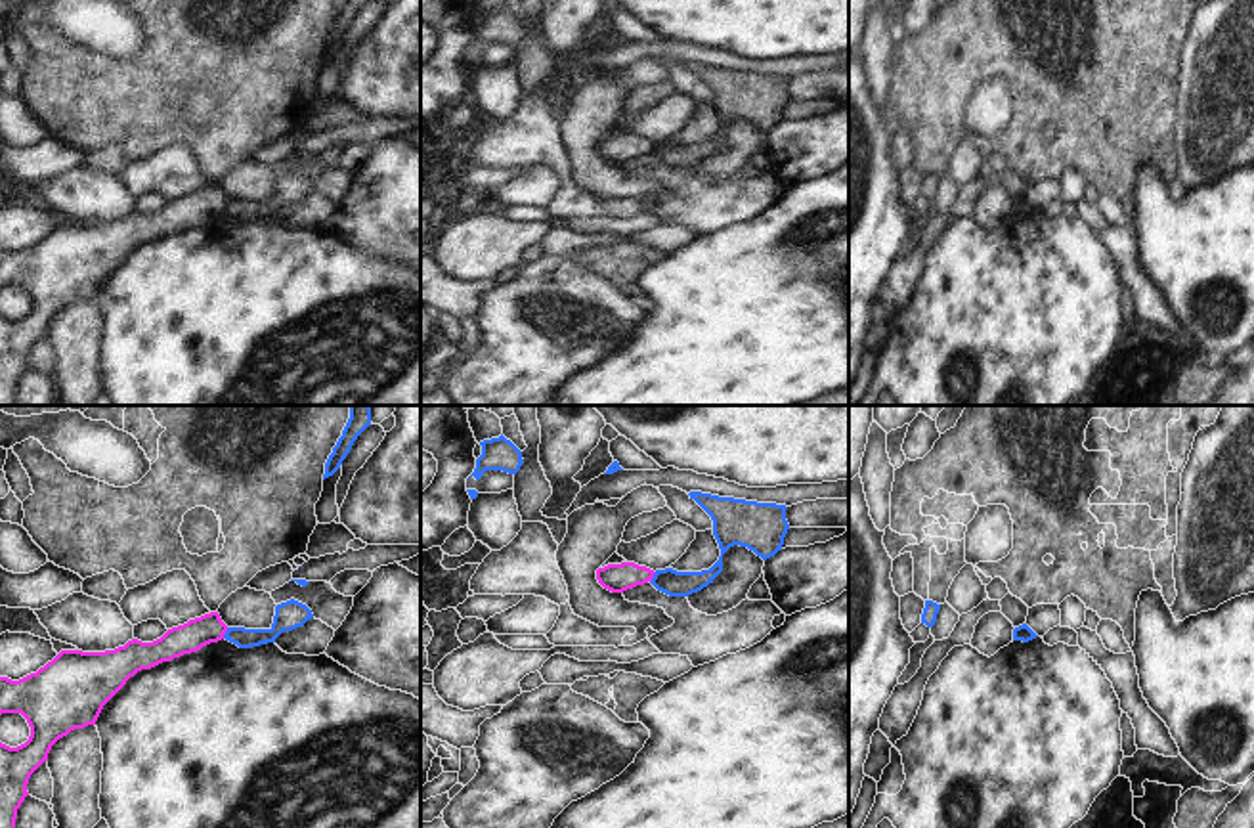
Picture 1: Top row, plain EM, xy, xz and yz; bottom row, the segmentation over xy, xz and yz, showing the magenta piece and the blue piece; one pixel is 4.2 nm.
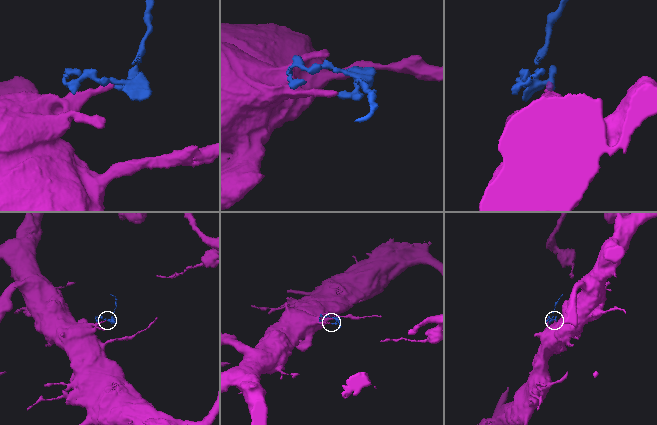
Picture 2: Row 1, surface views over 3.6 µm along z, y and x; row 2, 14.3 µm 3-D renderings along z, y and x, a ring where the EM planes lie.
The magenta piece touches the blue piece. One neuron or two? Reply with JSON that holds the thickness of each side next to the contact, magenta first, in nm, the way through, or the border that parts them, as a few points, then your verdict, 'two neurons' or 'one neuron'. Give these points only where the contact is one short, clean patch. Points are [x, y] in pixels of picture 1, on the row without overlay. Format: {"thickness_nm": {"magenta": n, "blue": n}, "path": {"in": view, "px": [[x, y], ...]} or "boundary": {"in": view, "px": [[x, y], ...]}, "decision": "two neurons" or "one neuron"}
{"thickness_nm": {"magenta": 130, "blue": 80}, "boundary": {"in": "xy", "px": [[228, 199], [222, 209]]}, "decision": "two neurons"}

